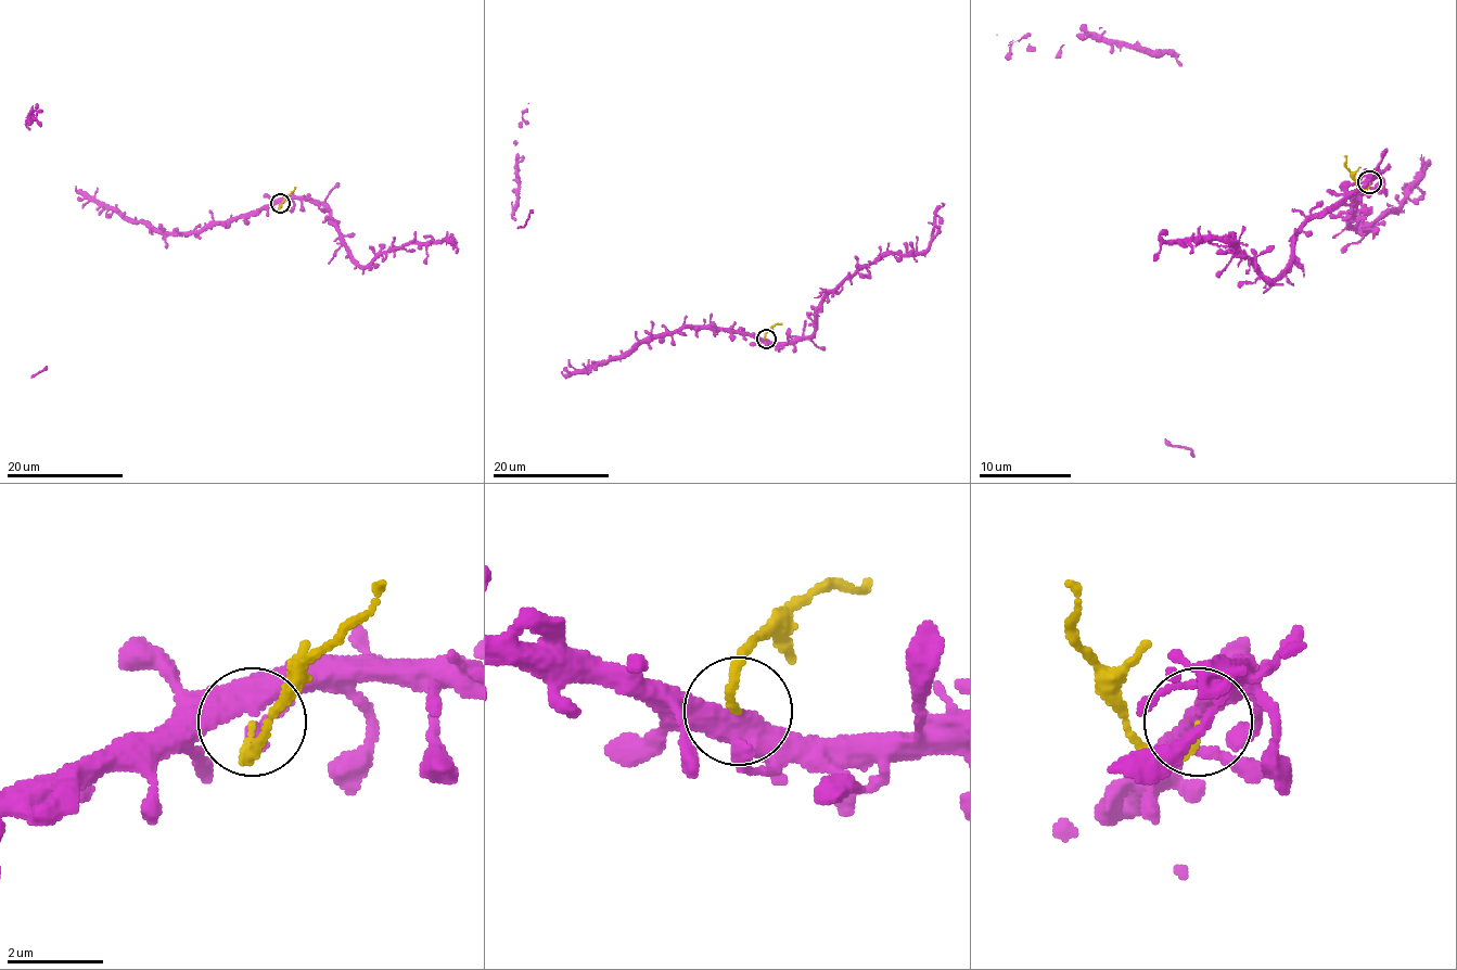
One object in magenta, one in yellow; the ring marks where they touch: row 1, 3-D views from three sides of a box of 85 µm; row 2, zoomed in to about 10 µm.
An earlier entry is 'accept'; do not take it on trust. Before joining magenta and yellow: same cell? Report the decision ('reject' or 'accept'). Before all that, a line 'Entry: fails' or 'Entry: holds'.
Entry: fails
reject

